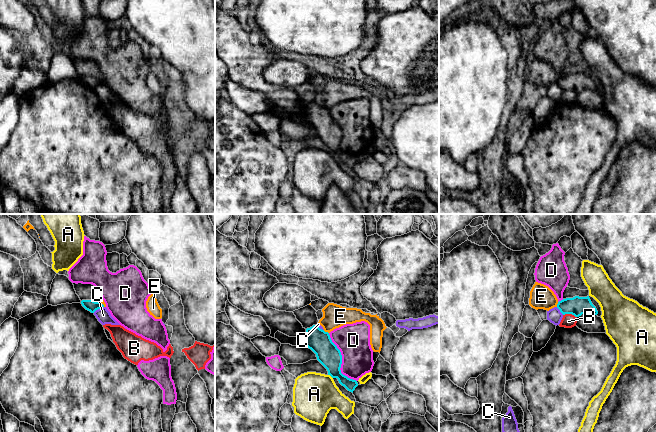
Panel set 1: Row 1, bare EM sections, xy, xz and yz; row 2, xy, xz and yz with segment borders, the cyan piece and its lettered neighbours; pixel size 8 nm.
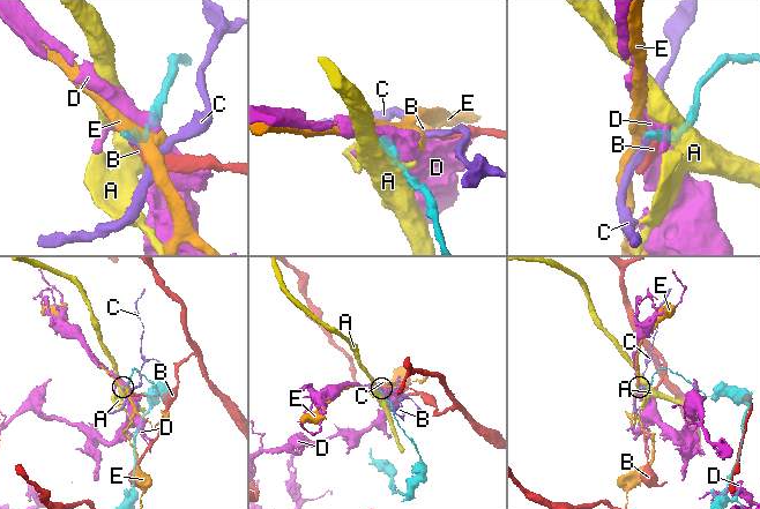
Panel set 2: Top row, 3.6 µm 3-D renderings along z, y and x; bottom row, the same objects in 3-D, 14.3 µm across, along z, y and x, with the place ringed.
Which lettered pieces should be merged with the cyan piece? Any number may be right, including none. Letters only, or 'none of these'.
none of these

